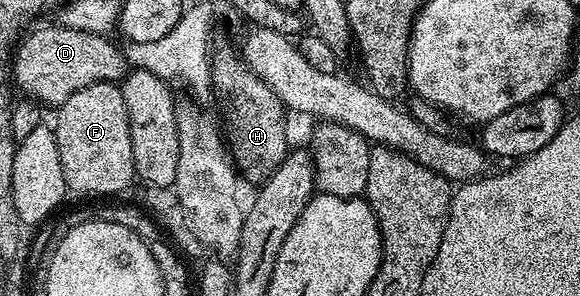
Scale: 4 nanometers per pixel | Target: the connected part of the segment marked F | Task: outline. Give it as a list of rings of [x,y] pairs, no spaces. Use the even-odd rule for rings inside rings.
[[[97,83],[88,85],[88,89],[80,89],[80,93],[72,93],[68,101],[64,101],[57,108],[58,120],[52,123],[54,136],[56,137],[56,149],[60,149],[60,165],[64,169],[64,181],[71,192],[78,195],[106,195],[102,197],[117,197],[122,189],[133,184],[136,179],[134,170],[134,158],[132,157],[132,137],[130,136],[130,126],[128,125],[128,107],[124,105],[124,93],[118,83]]]

